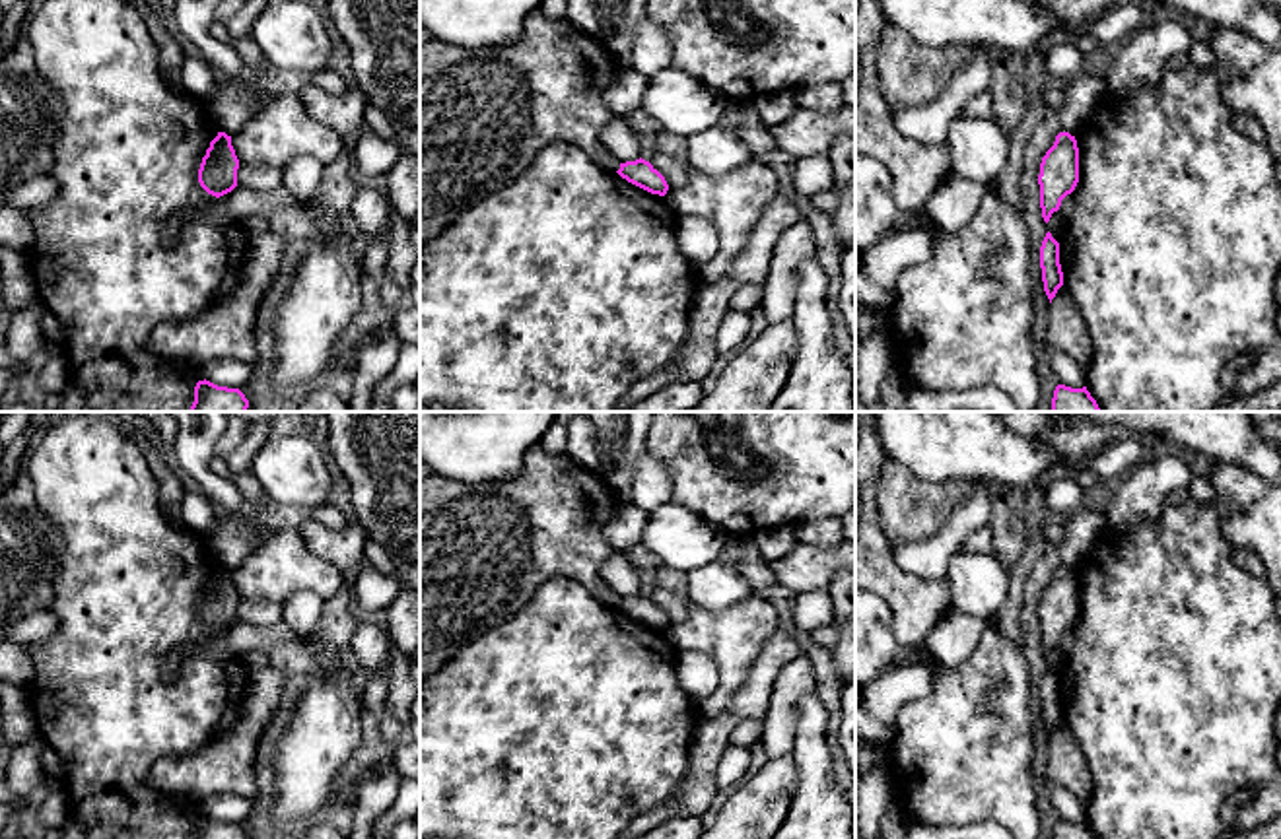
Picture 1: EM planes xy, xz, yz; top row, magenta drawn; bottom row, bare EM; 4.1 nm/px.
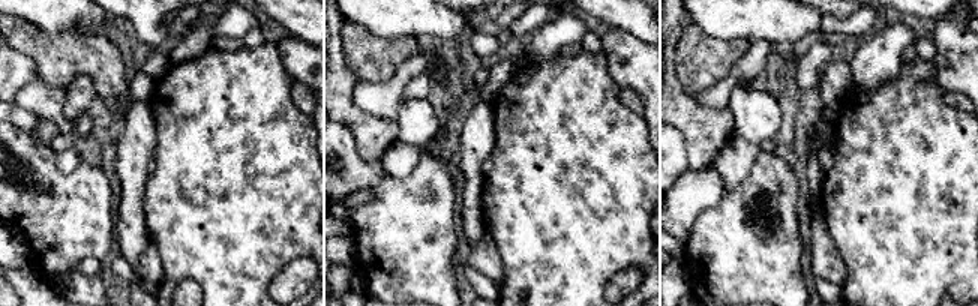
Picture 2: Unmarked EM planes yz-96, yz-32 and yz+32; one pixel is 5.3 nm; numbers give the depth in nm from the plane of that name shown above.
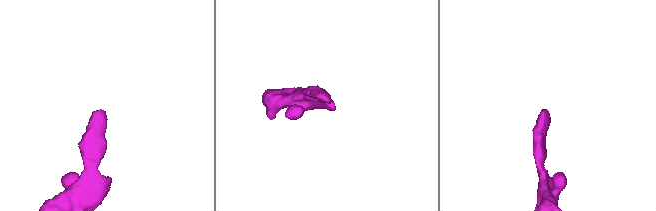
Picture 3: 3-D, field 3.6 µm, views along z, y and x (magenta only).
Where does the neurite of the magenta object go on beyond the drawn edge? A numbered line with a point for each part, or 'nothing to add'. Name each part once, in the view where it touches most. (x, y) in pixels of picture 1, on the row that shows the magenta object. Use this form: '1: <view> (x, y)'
nothing to add

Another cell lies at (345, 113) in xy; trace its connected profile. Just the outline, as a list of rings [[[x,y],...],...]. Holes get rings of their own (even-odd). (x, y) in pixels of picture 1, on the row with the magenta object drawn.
[[[348,85],[340,95],[309,87],[301,91],[301,103],[313,118],[330,126],[344,140],[365,122],[367,99],[358,85]]]

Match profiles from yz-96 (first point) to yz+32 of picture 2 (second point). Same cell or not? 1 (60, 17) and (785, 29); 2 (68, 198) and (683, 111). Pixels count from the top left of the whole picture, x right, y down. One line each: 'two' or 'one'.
1: one
2: two

